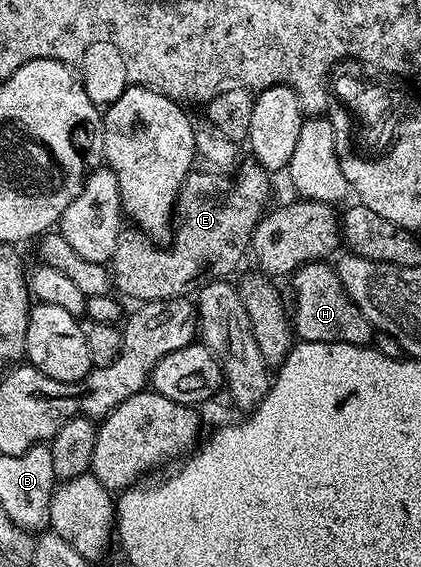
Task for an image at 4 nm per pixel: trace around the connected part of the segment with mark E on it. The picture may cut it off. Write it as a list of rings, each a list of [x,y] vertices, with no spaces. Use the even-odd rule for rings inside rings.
[[[251,159],[244,160],[234,175],[206,172],[192,171],[183,180],[175,203],[175,242],[168,249],[158,249],[158,244],[142,231],[119,234],[115,253],[109,260],[109,272],[114,288],[120,289],[118,292],[124,298],[132,297],[135,303],[182,298],[190,294],[190,289],[198,290],[208,281],[230,278],[243,256],[248,256],[251,234],[273,201],[272,178],[268,170]]]

